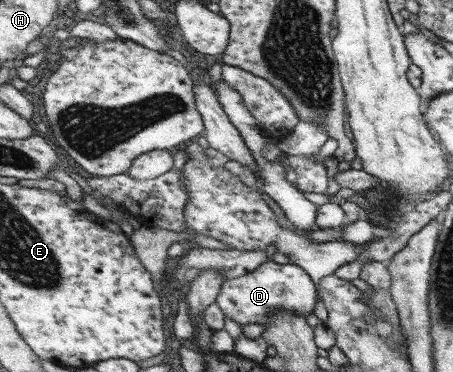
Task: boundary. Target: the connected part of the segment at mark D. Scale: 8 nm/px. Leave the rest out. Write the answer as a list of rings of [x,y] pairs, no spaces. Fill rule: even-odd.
[[[267,261],[253,273],[227,279],[216,303],[220,305],[226,317],[241,327],[246,324],[261,324],[267,328],[272,314],[278,314],[278,310],[307,317],[316,308],[318,294],[316,284],[312,282],[311,275],[303,267],[296,263],[278,264]]]

